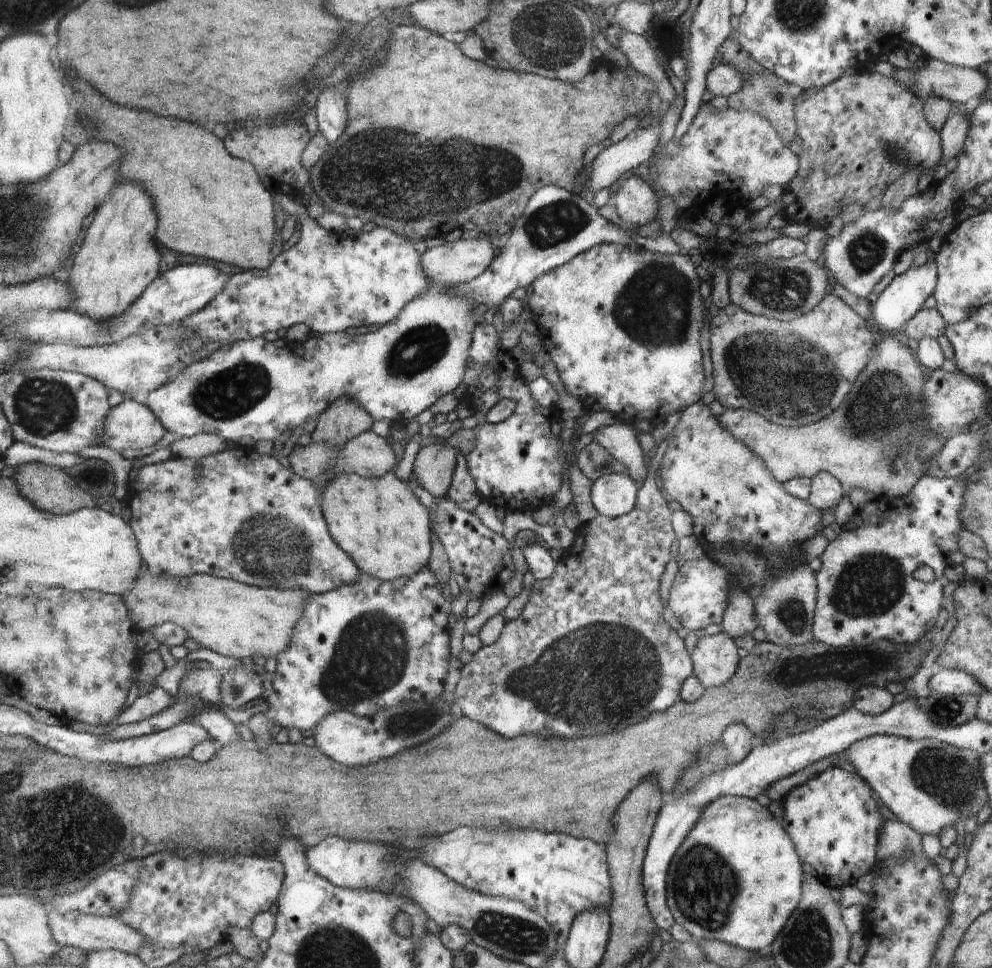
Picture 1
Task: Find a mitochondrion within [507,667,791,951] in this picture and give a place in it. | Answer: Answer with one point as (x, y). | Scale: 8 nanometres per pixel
(704, 885)

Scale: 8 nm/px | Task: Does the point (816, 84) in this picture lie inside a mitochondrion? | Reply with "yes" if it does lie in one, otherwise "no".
no

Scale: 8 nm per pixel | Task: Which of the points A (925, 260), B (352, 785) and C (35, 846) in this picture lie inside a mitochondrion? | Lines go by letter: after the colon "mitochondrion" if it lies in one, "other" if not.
A: other
B: other
C: mitochondrion

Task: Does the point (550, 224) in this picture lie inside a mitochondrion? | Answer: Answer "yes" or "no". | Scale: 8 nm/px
yes

